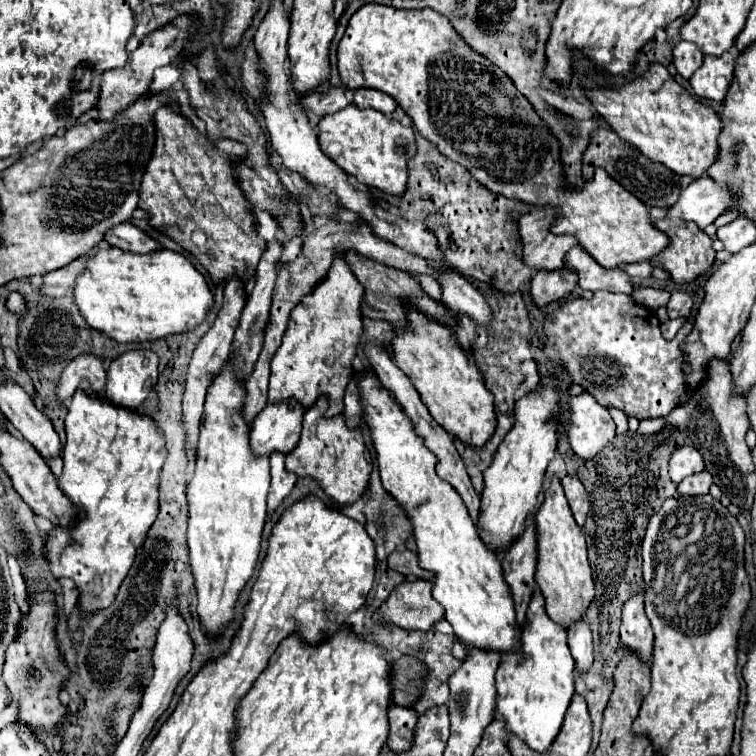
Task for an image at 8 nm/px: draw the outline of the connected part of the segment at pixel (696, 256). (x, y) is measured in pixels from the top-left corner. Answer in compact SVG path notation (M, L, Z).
M669 218L655 220L655 226L657 226L661 232L665 232L671 242L669 242L669 246L667 246L661 254L653 256L651 262L653 262L655 266L659 266L659 268L669 270L669 272L671 272L671 278L673 278L675 282L679 282L679 284L691 282L691 280L695 280L699 274L707 272L707 270L713 266L713 262L715 262L715 250L711 248L711 246L713 246L713 240L711 240L711 236L707 236L699 226L695 226L693 222L673 222L673 220L669 220Z

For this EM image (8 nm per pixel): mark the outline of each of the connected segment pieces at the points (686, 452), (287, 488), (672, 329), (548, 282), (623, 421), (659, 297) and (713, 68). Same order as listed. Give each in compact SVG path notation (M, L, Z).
M681 446L677 450L673 450L671 460L669 460L669 476L675 484L679 484L683 478L697 474L705 468L703 458L699 454L699 450L695 450L693 446Z
M279 450L271 452L271 488L269 488L269 500L267 500L267 512L271 514L283 498L291 492L295 486L297 476L293 472L287 472L285 468L285 454Z
M677 318L677 320L667 320L665 324L661 324L661 332L663 332L663 338L673 338L677 332L679 332L679 328L685 324L685 320L683 318Z
M569 268L539 270L531 280L531 296L537 306L547 306L549 302L567 298L575 286L577 286L577 272Z
M611 406L609 412L611 412L611 418L617 424L617 434L625 434L627 432L627 414L623 410L619 410L619 408L613 408L613 406Z
M641 286L641 288L633 290L631 296L639 306L649 308L651 312L655 312L659 306L665 306L671 298L671 294L667 290L657 290L657 288L651 288L651 286Z
M729 52L723 56L705 56L701 68L691 76L691 86L699 98L723 100L733 80L735 60Z

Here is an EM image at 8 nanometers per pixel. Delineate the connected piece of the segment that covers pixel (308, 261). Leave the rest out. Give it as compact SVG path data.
M327 220L321 228L317 228L315 232L311 234L303 234L303 244L301 244L301 250L297 254L297 258L293 262L283 262L279 266L279 278L277 278L277 284L275 284L275 290L273 290L273 304L271 304L271 320L269 320L269 326L265 330L265 342L263 342L263 350L255 362L255 370L253 374L249 376L247 380L247 390L249 390L249 398L245 400L245 418L249 422L253 422L253 418L257 416L257 412L267 404L267 384L269 384L269 364L271 364L271 358L273 354L277 352L279 344L281 344L281 338L283 338L283 332L287 328L287 322L289 322L289 314L291 310L299 304L299 300L309 294L327 274L329 266L331 266L331 260L335 256L335 252L341 252L341 250L351 250L351 246L365 258L369 260L375 260L375 262L381 262L385 266L391 266L395 270L403 270L403 272L409 272L409 274L427 274L431 278L437 278L437 270L425 260L425 258L419 258L379 236L375 236L369 226L365 222L337 222L337 220Z

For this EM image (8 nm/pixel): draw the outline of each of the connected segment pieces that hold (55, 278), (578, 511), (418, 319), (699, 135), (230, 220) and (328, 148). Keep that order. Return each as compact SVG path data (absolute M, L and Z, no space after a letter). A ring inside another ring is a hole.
M81 256L81 258L75 258L71 264L55 270L55 272L49 272L43 276L43 284L41 284L41 292L45 296L51 296L51 298L59 298L59 296L69 296L73 292L73 286L75 286L75 280L81 272L85 272L87 268L87 262L89 262L91 256Z
M565 476L561 480L561 484L563 484L565 496L569 500L569 506L571 506L571 512L575 516L577 524L583 526L585 518L587 518L587 512L589 512L589 500L587 500L585 486L581 484L581 480L577 476Z
M409 308L409 330L397 332L393 352L395 366L411 378L435 422L453 438L459 438L467 446L481 448L493 436L497 428L493 394L485 386L485 378L473 358L459 346L453 330Z
M663 66L651 68L647 74L643 74L641 78L637 78L621 88L595 88L593 84L587 84L587 88L589 88L587 96L593 102L597 114L603 116L607 120L607 124L621 138L625 138L625 142L637 146L647 158L665 164L679 176L691 176L691 178L701 178L715 164L715 160L719 156L717 138L721 134L721 116L705 102L691 96L671 76L667 76L663 82Z
M169 108L157 110L155 122L157 150L149 160L149 168L139 188L139 208L147 210L155 228L189 250L209 270L213 282L237 274L243 278L247 290L251 290L255 266L265 250L265 240L255 232L253 214L245 206L245 196L235 184L231 170L231 162L243 160L245 146L237 140L209 142L187 118ZM195 230L205 234L205 246L193 242Z
M373 88L355 90L355 104L349 104L347 108L335 114L327 114L319 120L321 150L341 170L353 174L361 184L375 186L387 194L397 194L397 196L403 194L407 186L407 158L415 152L413 128L403 126L397 120L389 118L389 114L397 108L397 102L389 94L383 94L381 90ZM355 104L367 110L359 110Z

